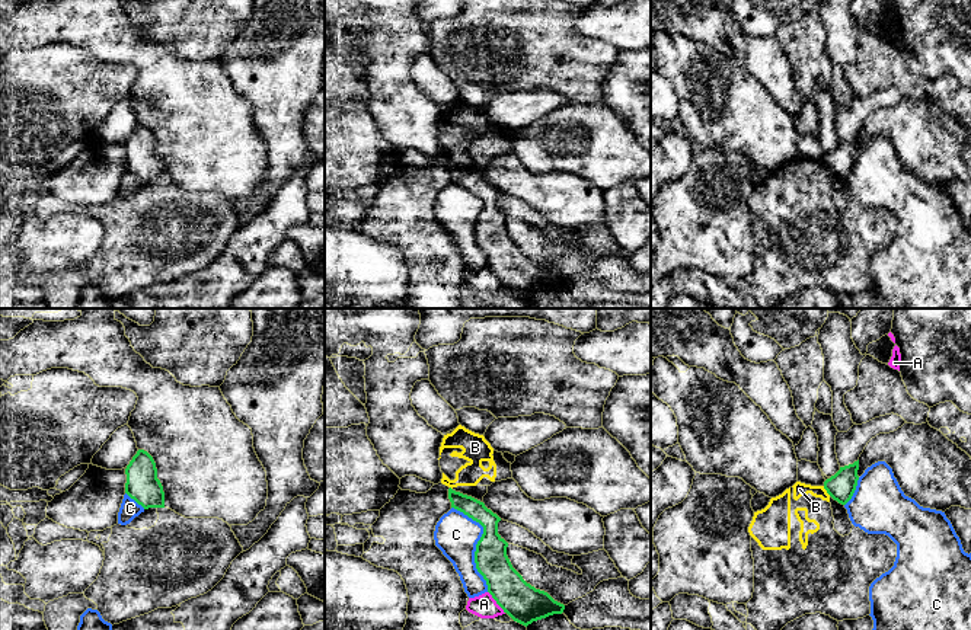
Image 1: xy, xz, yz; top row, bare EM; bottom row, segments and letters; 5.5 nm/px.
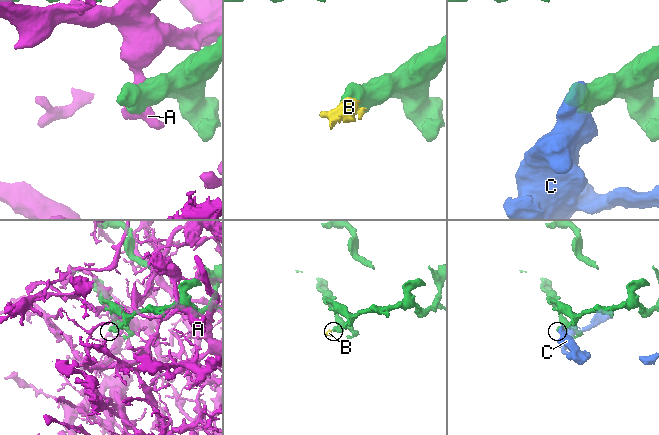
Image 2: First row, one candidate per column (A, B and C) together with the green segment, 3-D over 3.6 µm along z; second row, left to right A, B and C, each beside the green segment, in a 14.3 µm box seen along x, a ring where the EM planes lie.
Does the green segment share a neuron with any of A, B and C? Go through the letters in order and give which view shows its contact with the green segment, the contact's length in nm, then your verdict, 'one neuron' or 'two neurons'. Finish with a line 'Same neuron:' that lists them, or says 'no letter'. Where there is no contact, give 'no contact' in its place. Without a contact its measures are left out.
A: meets green in xz; contact 160 nm long; two neurons
B: meets green in yz; contact 70 nm long; two neurons
C: meets green in xz; contact 500 nm long; two neurons
Same neuron: no letter

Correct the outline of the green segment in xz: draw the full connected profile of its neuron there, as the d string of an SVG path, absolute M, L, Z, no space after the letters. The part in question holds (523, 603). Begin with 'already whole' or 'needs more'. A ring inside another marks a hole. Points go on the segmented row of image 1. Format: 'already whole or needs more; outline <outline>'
already whole; outline M448 489L451 508L463 512L483 527L476 544L475 563L488 585L488 592L514 621L528 626L533 621L553 614L562 614L565 605L555 601L547 592L527 583L512 567L508 556L508 543L498 534L501 518L483 502Z

